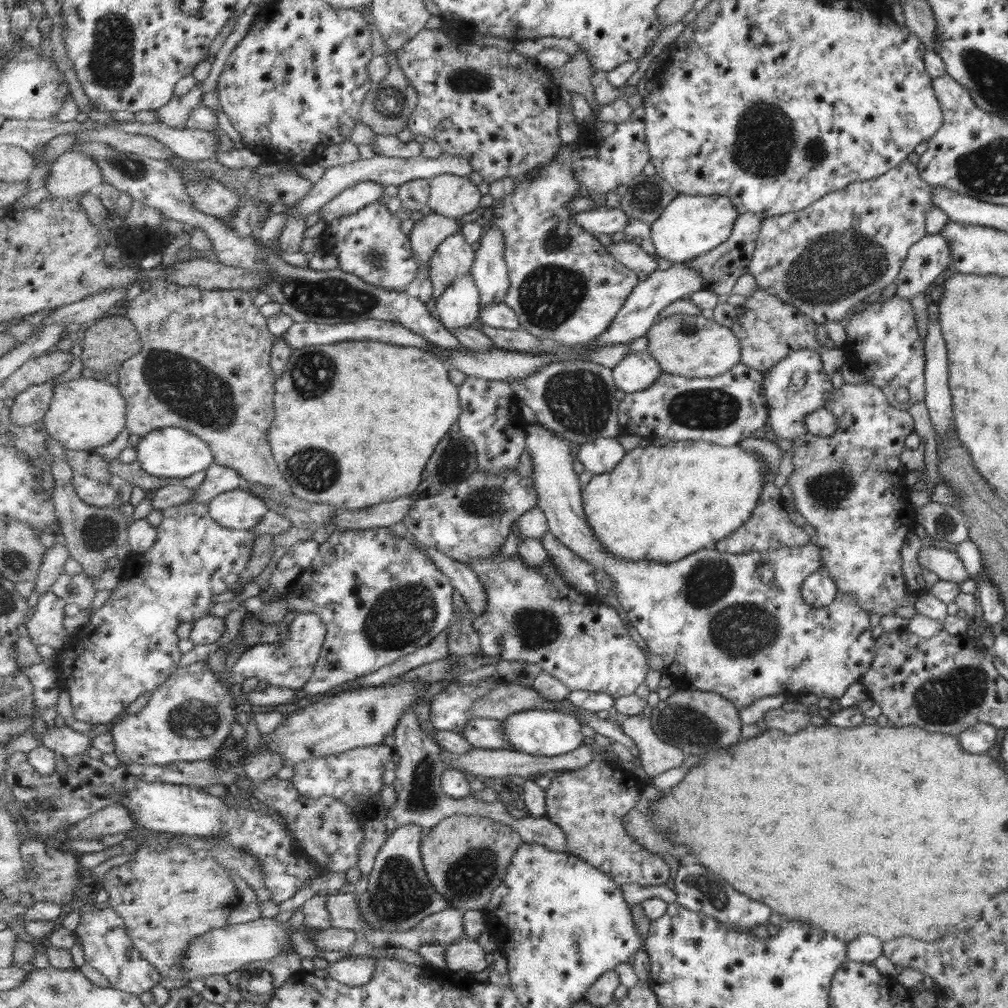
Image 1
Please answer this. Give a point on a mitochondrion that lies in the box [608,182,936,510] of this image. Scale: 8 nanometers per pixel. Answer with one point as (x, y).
(835, 266)

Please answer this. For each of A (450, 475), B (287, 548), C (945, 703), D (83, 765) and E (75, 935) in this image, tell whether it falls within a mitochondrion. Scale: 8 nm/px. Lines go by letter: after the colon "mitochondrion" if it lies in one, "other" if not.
A: mitochondrion
B: other
C: mitochondrion
D: other
E: other

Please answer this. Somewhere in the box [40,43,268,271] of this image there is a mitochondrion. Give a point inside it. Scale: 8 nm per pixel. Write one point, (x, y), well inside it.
(128, 168)

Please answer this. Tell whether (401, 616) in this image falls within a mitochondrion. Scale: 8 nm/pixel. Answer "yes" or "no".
yes

